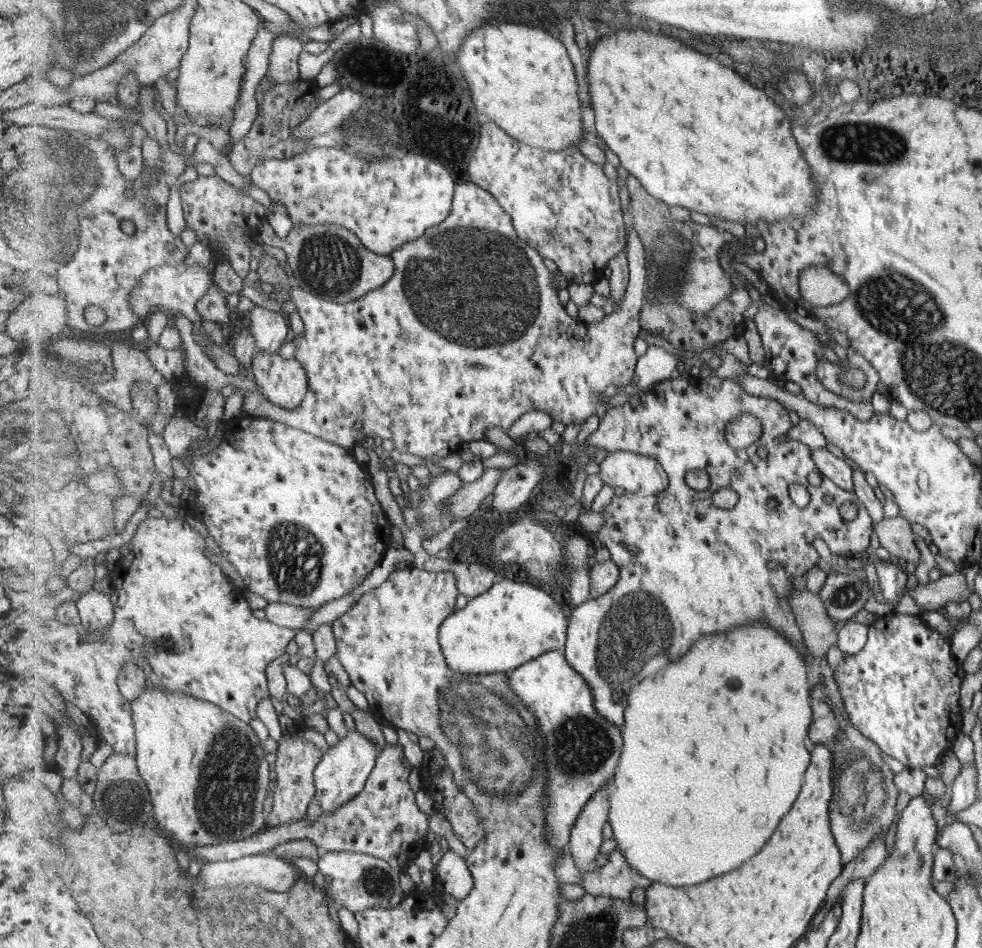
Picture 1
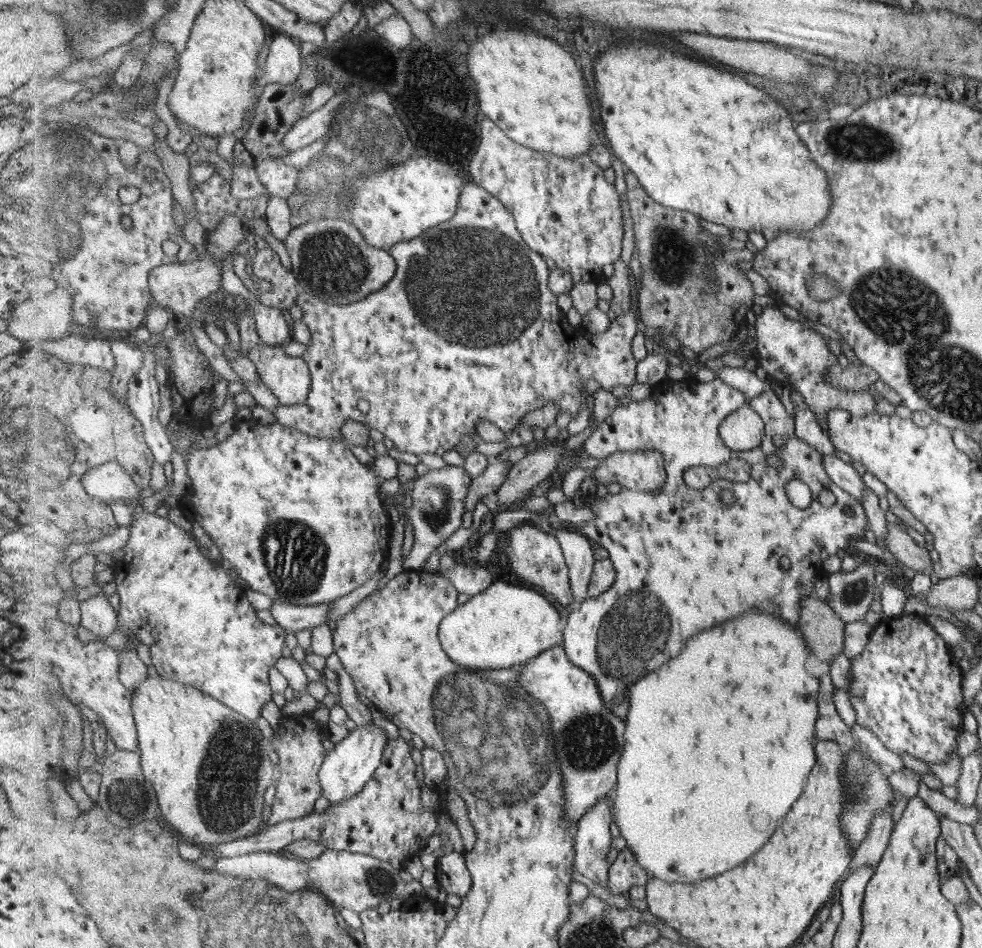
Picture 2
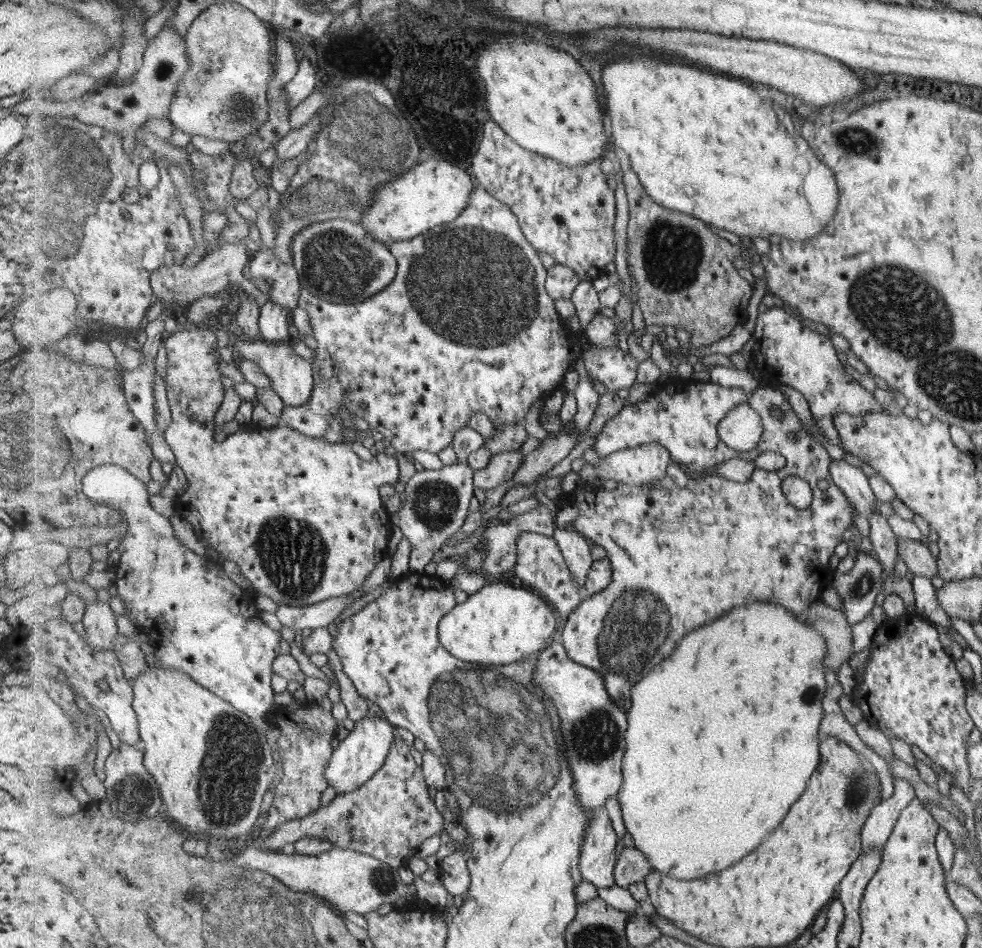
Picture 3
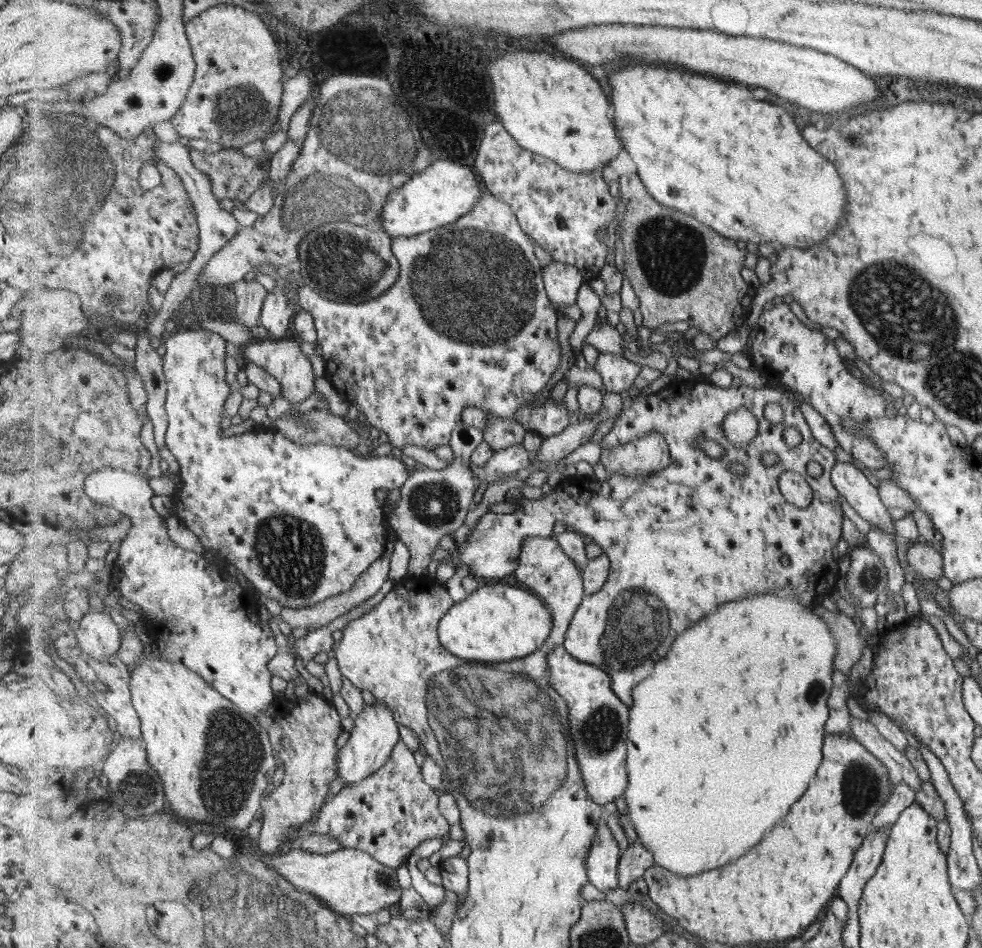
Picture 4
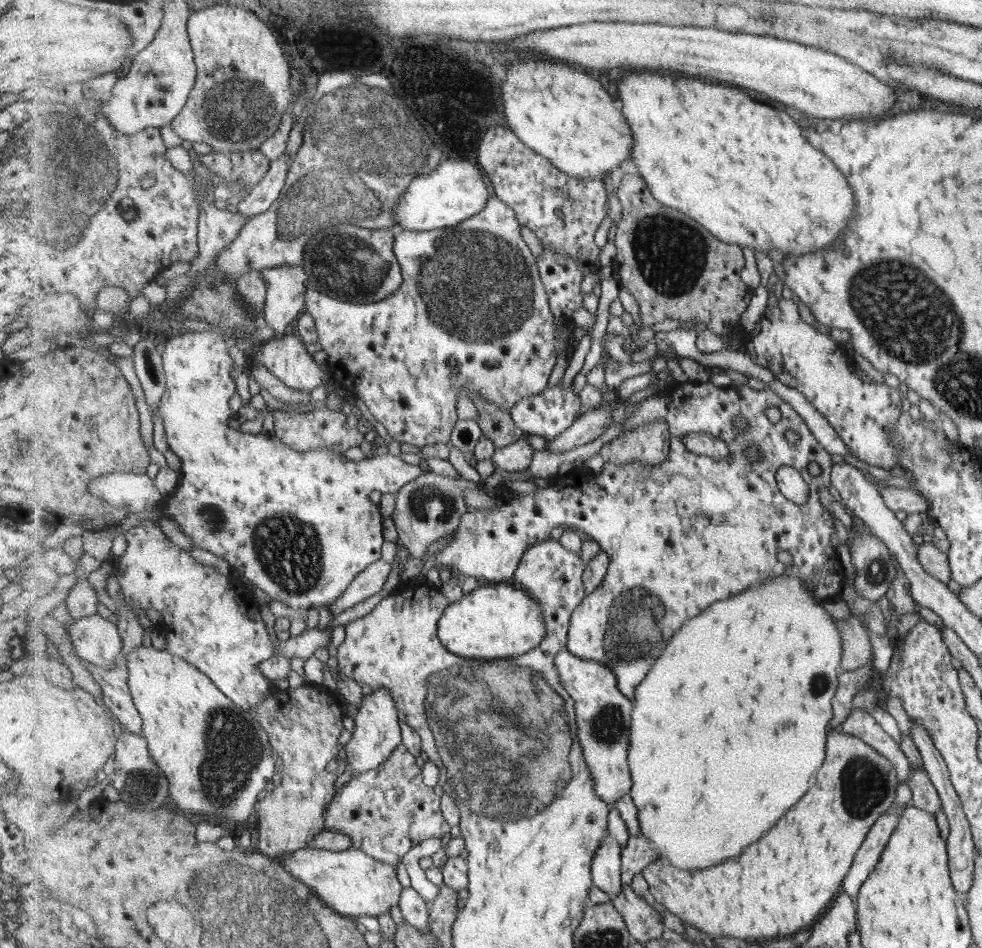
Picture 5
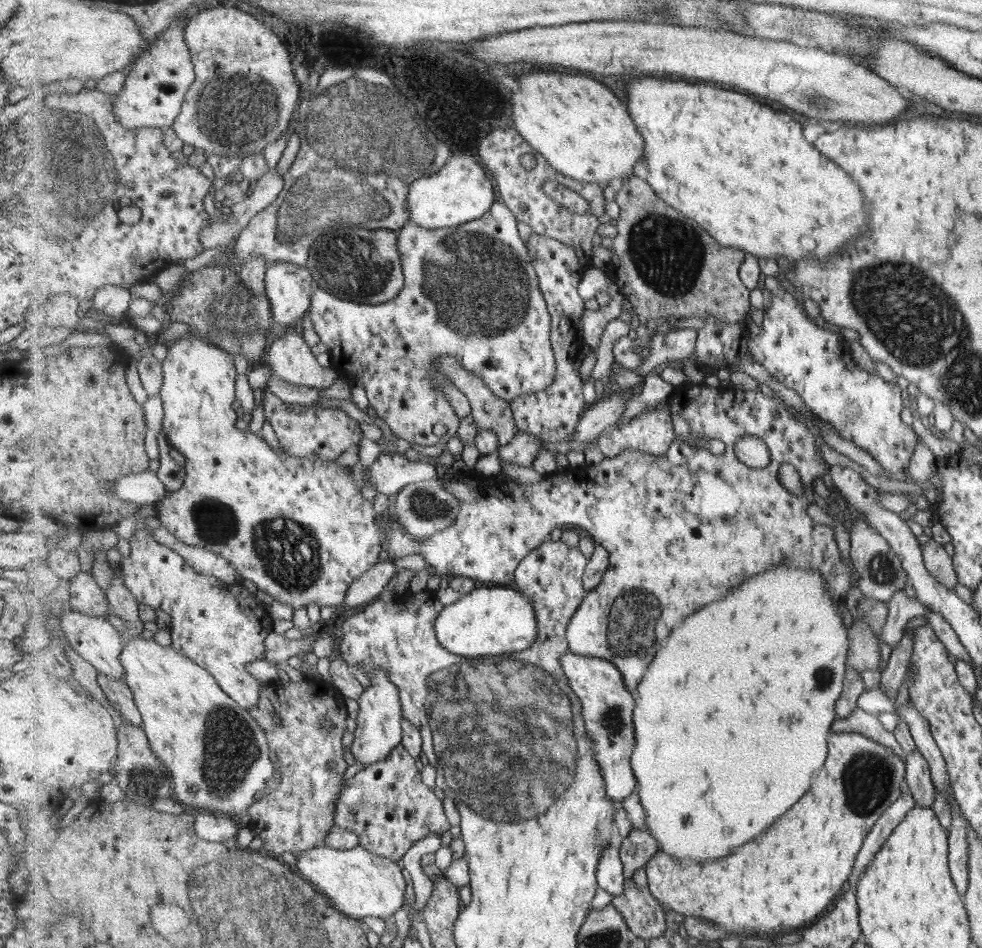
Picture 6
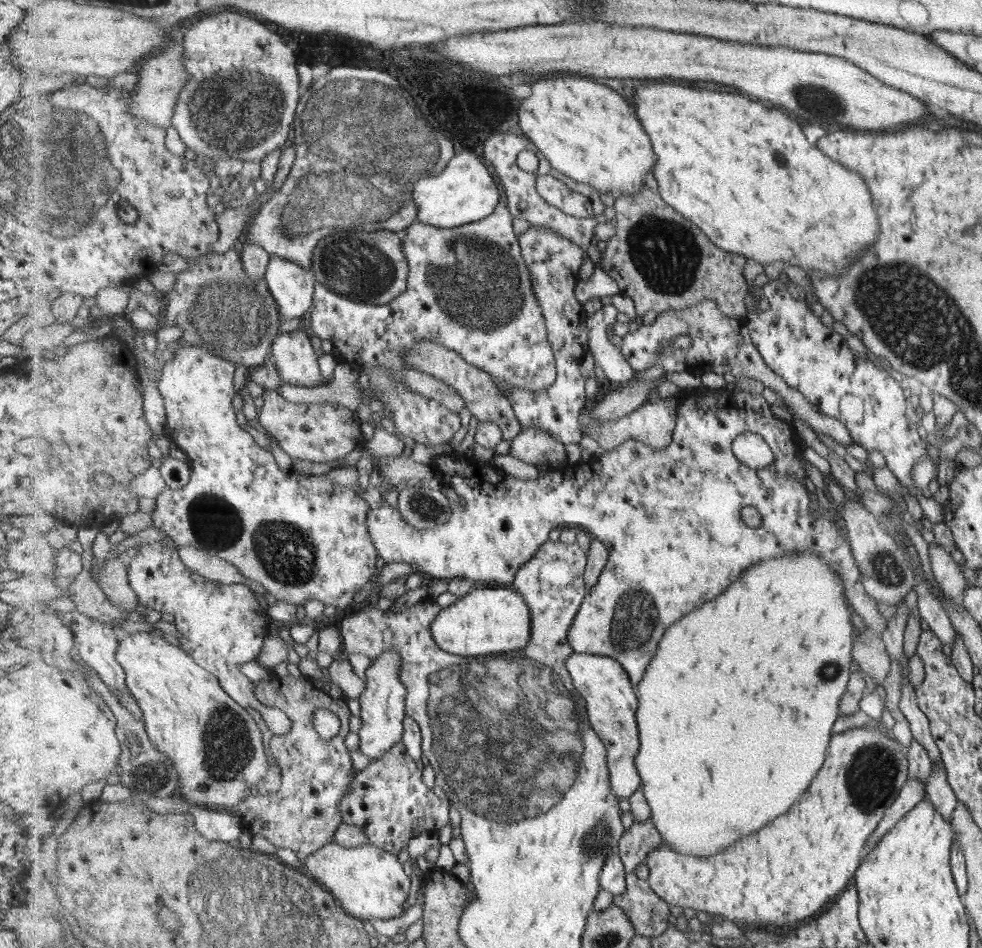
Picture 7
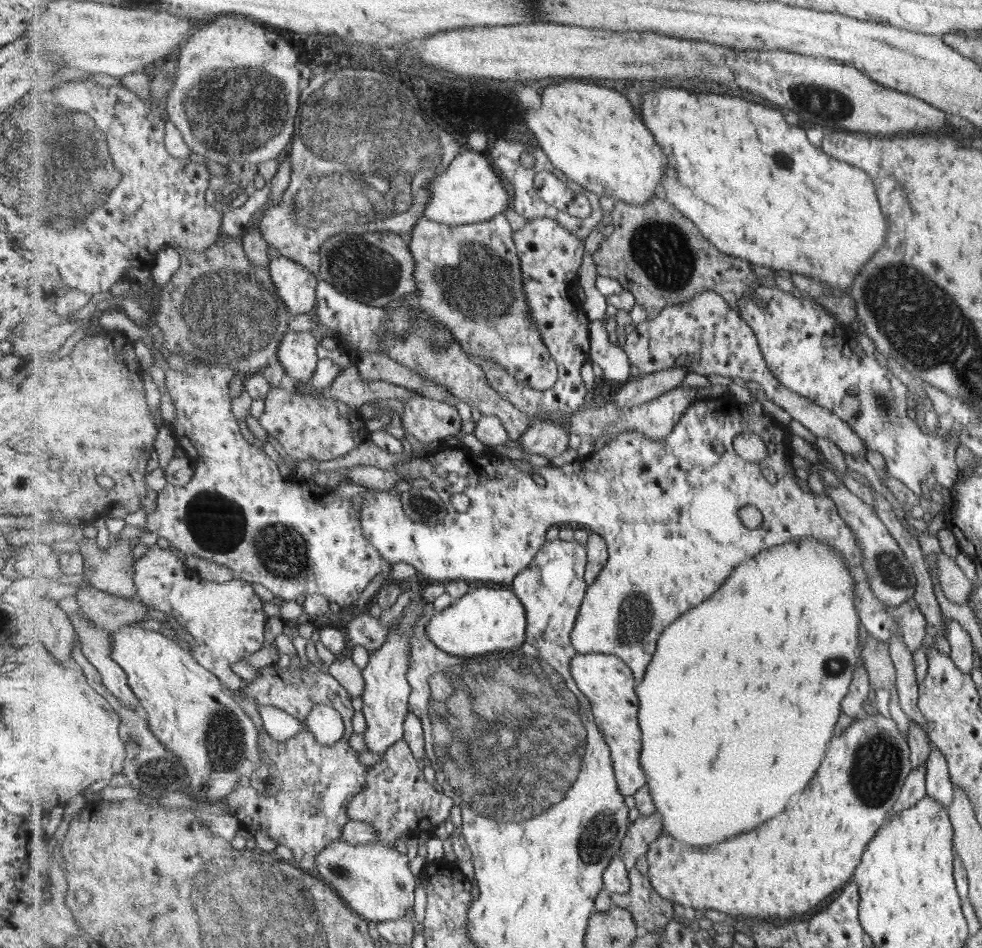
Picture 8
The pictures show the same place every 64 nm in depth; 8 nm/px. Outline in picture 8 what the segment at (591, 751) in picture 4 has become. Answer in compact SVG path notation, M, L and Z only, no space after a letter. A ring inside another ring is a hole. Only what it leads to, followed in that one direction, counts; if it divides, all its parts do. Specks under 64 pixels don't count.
M579 652L571 659L571 672L576 680L577 687L590 699L593 706L595 722L599 730L606 737L607 744L611 748L611 758L614 759L615 776L619 782L619 792L623 796L634 796L642 786L647 784L647 772L642 764L642 727L639 722L640 700L637 694L637 679L634 671L619 656L611 654L591 653L581 655Z

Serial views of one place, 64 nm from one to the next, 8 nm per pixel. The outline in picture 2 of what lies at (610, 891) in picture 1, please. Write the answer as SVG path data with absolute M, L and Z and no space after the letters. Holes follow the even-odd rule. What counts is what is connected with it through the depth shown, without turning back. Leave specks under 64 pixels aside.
M625 848L621 850L611 867L609 867L609 881L604 888L609 888L613 894L630 894L633 886L639 886L649 882L649 872L639 860L635 858L633 850Z

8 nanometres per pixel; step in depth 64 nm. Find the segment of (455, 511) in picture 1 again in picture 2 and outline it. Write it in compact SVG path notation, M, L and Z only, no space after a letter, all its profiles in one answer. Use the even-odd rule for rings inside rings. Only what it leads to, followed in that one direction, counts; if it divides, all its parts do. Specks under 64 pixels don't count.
M496 459L488 464L485 472L479 478L472 478L469 482L469 493L465 497L465 512L471 512L477 508L477 504L483 500L483 496L496 492L507 480L507 475L511 472L513 464L507 461L497 461Z

